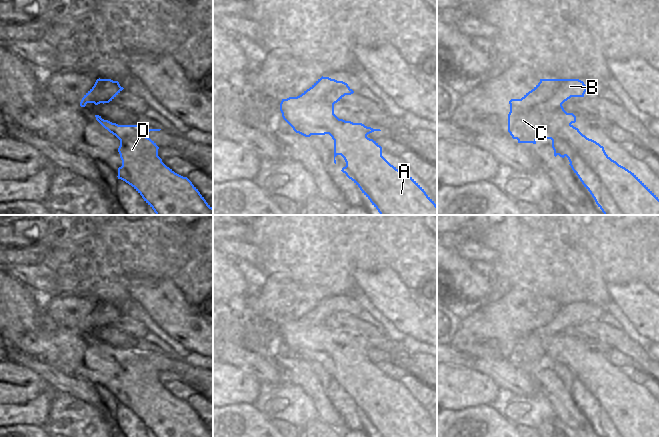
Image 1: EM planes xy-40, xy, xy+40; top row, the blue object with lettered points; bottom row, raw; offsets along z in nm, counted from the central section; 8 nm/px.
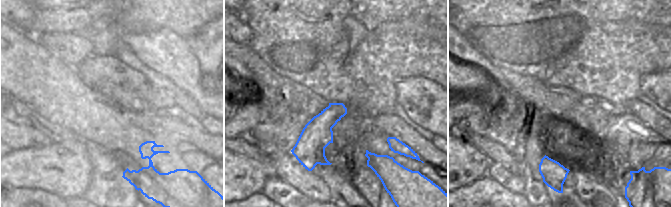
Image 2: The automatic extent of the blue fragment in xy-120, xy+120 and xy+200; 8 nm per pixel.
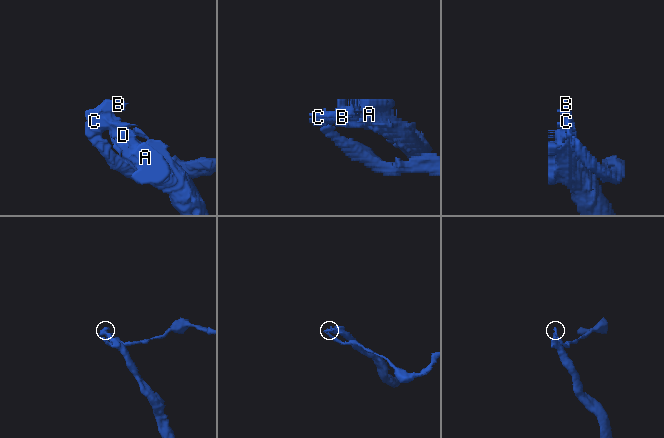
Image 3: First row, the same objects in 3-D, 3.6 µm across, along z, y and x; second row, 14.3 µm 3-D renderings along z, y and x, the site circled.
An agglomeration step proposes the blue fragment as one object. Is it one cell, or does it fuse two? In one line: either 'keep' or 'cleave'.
cleave

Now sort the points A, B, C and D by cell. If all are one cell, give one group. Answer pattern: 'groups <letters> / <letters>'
groups A D / B C

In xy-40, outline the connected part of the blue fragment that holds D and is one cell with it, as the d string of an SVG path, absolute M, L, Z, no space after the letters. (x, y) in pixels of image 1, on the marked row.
M100 117L96 120L120 140L118 152L122 166L118 168L118 179L131 185L156 215L213 215L213 208L192 182L167 167L158 156L159 147L145 136L150 131L161 129L147 129L143 125L114 125Z

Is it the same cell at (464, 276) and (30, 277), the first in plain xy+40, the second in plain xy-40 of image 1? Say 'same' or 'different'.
different

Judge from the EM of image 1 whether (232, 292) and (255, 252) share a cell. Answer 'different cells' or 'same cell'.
different cells

